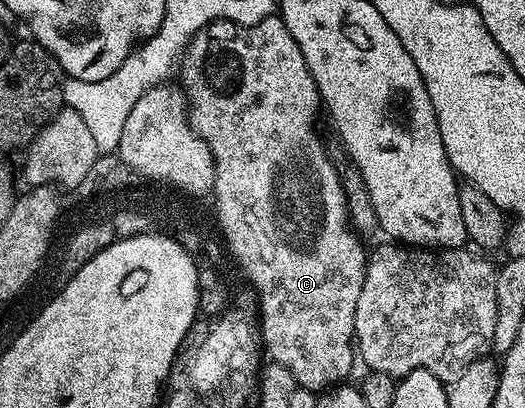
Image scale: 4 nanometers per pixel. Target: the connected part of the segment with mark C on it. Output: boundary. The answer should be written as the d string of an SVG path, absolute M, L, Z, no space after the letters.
M272 16L272 18L263 18L260 22L255 22L252 26L242 26L239 20L220 20L211 22L204 30L199 30L191 38L191 43L184 50L182 59L177 67L177 78L179 74L178 85L181 87L182 93L185 95L186 105L189 107L189 117L191 119L191 127L199 133L199 137L205 140L205 144L211 149L211 155L215 158L215 189L213 191L213 199L215 198L215 210L219 213L217 219L218 229L221 231L222 241L225 243L226 249L229 251L230 257L243 269L242 277L246 279L249 285L258 294L259 321L262 325L262 349L265 351L266 357L272 362L281 364L285 368L289 368L291 375L295 377L296 383L304 390L314 390L316 392L326 391L328 388L334 387L336 384L342 383L344 380L351 378L351 365L357 356L356 347L353 345L355 340L355 317L357 316L357 299L361 297L361 288L365 280L365 272L367 271L367 259L369 257L368 247L363 247L363 242L358 233L353 229L349 221L349 211L347 208L347 193L343 190L343 178L337 167L331 163L331 158L327 155L327 146L323 143L323 138L319 135L319 130L315 127L315 121L319 118L319 110L321 114L321 99L319 89L313 80L313 76L309 72L309 64L305 64L305 56L301 56L301 48L297 44L297 40L293 40L293 36L289 32L289 28L285 26L282 18Z

